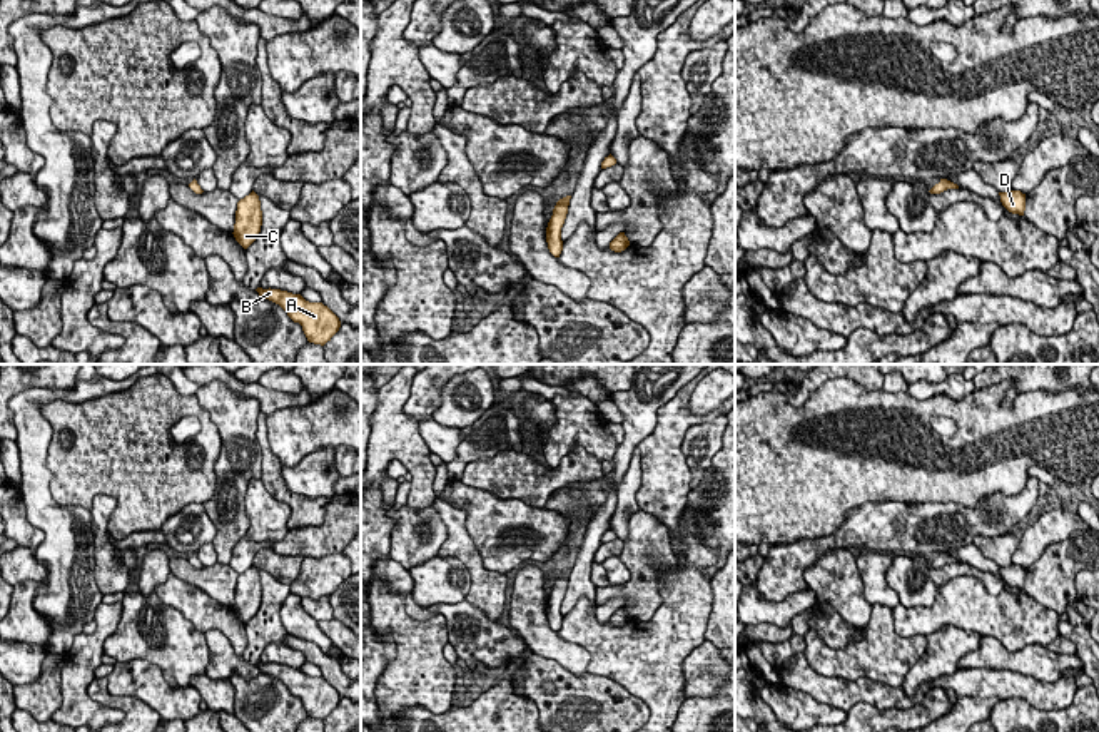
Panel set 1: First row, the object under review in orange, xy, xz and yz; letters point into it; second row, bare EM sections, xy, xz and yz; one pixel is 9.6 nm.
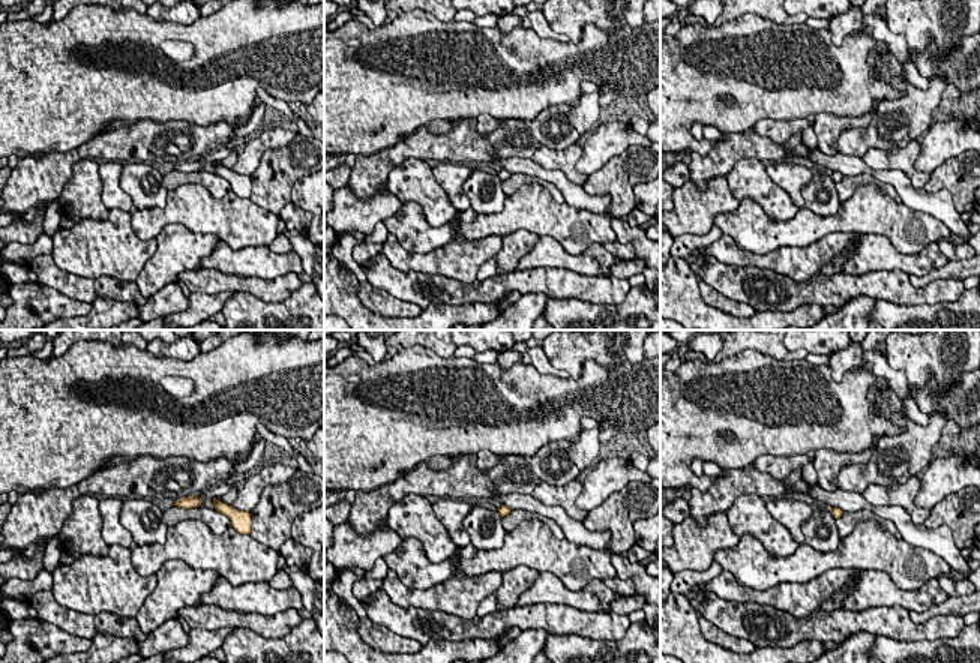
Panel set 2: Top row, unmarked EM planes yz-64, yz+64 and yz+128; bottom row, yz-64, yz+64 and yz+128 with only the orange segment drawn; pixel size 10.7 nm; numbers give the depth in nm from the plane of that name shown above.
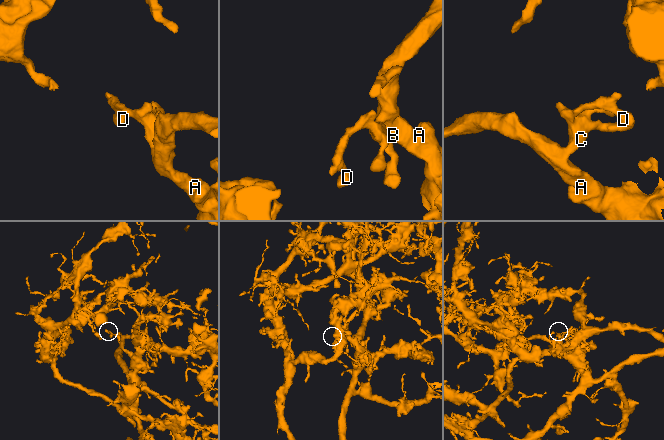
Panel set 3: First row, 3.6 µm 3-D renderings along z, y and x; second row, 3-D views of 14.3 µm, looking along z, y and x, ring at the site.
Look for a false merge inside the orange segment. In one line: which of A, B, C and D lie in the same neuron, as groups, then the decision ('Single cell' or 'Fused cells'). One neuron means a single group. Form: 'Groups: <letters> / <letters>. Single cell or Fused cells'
Groups: A B C D. Single cell

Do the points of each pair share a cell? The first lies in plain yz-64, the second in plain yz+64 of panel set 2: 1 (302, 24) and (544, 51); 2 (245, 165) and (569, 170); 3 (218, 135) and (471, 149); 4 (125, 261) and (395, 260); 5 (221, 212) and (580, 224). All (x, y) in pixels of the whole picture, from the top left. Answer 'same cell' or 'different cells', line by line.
1: same cell
2: different cells
3: same cell
4: same cell
5: same cell

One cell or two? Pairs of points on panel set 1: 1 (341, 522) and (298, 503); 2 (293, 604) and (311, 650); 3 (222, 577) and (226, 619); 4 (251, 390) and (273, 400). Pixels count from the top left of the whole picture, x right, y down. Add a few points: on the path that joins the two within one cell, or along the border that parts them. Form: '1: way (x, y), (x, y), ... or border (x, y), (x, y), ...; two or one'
1: border (331, 498), (319, 525), (289, 530); two
2: border (289, 634), (314, 642), (328, 655); two
3: border (186, 580), (219, 602); two
4: way (256, 390), (268, 398); one

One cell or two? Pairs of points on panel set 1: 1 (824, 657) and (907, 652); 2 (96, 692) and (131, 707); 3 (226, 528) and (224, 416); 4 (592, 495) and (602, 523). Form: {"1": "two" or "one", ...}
{"1": "one", "2": "one", "3": "one", "4": "two"}

